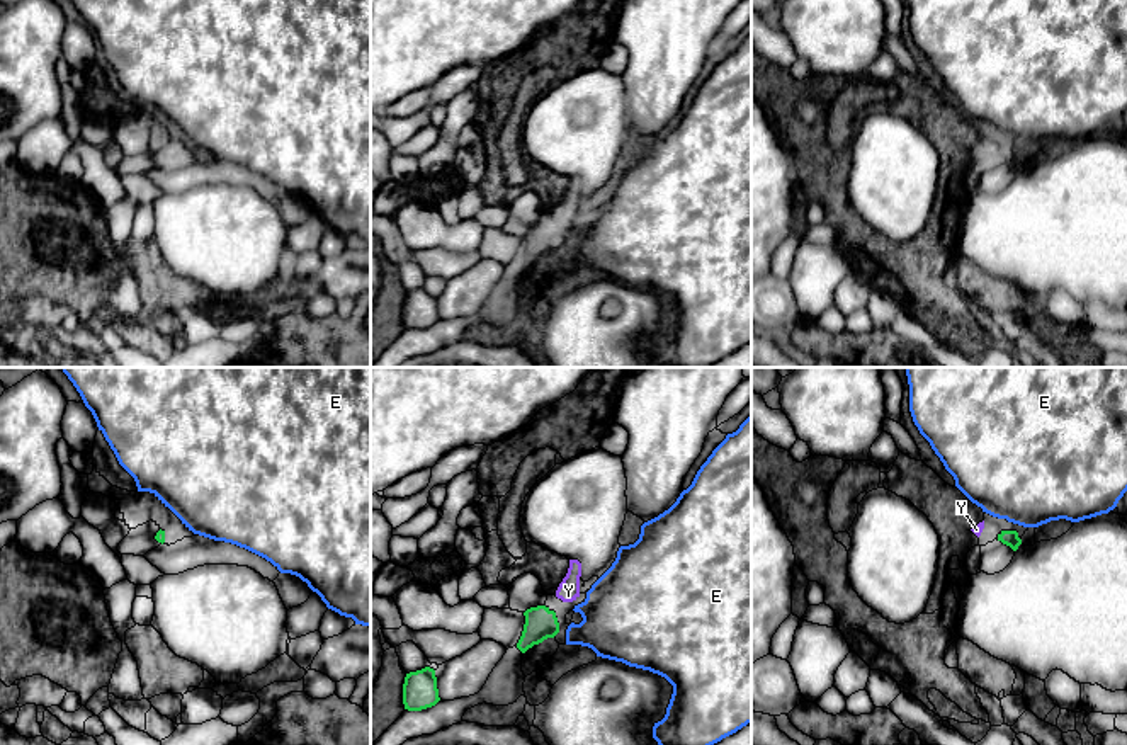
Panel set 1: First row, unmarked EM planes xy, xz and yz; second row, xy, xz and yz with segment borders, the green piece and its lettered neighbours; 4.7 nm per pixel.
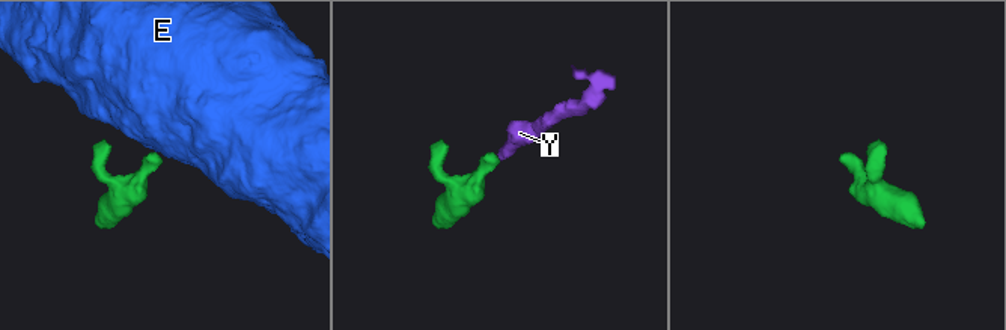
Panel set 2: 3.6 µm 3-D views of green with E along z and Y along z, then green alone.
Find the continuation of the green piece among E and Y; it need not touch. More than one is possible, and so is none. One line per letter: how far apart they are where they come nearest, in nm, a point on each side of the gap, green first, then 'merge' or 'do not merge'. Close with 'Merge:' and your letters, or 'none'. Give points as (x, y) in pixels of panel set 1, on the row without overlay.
E: 40 nm | yz (1015, 150), (1019, 143) | do not merge
Y: 70 nm | xz (548, 227), (558, 216) | merge
Merge: Y

